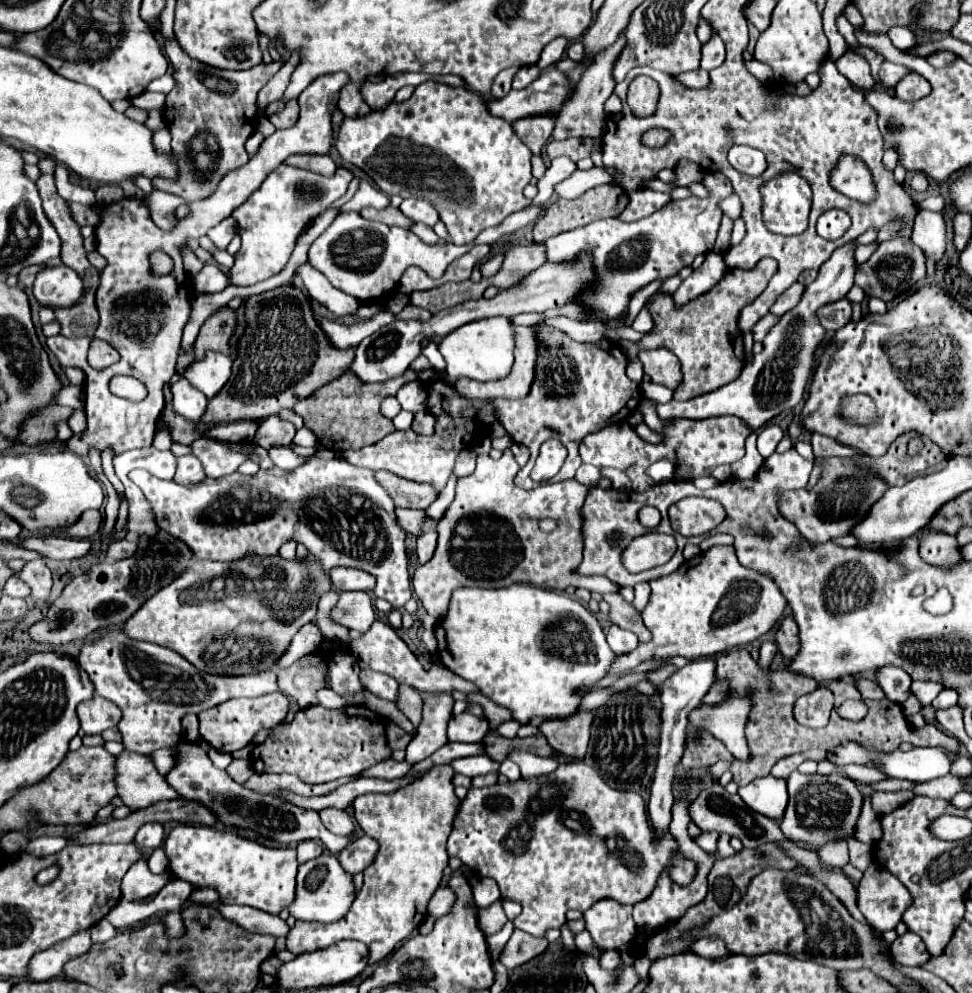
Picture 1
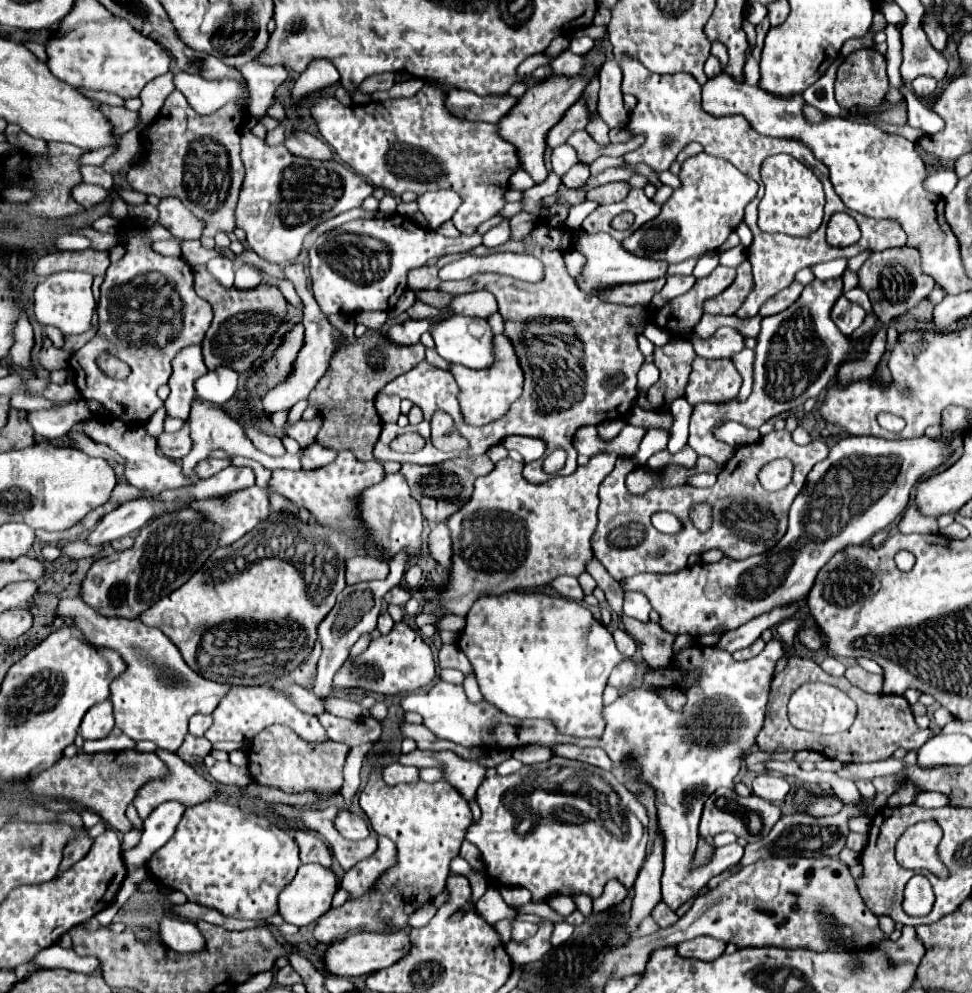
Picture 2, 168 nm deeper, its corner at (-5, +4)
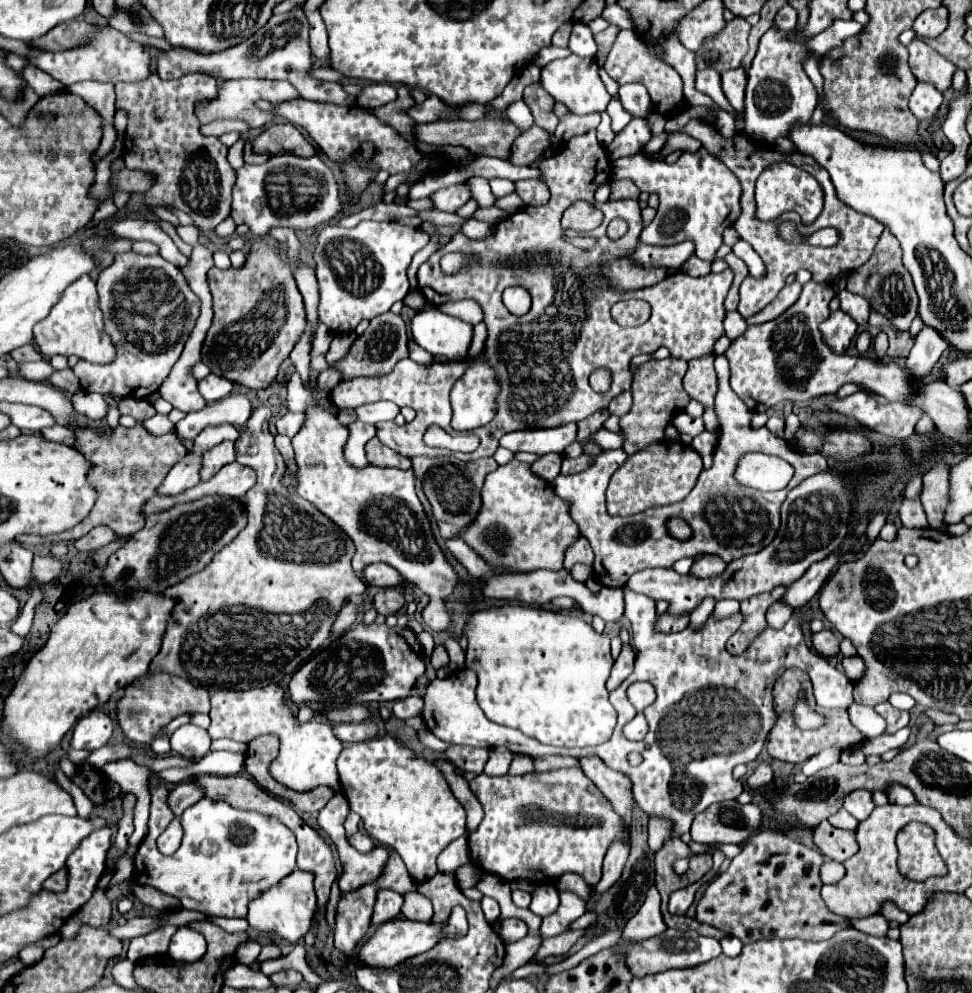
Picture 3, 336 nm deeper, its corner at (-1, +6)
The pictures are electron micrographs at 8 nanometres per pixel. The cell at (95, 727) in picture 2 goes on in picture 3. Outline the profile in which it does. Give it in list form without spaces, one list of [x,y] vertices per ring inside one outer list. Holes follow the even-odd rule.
[[[91,711],[85,717],[81,717],[73,729],[71,747],[73,749],[87,749],[95,751],[109,743],[113,733],[111,719],[101,711]]]

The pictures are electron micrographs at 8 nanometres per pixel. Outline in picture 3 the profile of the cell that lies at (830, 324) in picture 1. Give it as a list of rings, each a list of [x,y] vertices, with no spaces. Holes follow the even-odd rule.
[[[839,309],[819,325],[819,331],[827,347],[831,347],[835,353],[845,353],[851,339],[857,335],[857,323]]]

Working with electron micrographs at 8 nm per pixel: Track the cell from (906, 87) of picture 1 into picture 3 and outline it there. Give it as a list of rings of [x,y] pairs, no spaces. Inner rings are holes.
[[[917,83],[911,99],[909,99],[909,109],[921,123],[931,123],[939,109],[943,105],[943,95],[931,85],[931,83]]]

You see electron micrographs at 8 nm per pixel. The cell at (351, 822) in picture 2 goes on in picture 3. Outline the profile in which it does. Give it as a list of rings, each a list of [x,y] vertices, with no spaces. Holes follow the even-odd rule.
[[[355,833],[353,837],[349,837],[349,843],[351,843],[357,851],[361,851],[361,853],[367,853],[367,851],[373,851],[373,849],[375,849],[373,839],[371,839],[369,835],[363,835],[363,833]]]

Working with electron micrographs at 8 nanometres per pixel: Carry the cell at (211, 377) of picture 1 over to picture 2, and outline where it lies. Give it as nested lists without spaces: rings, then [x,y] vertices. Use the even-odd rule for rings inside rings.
[[[221,365],[219,369],[207,371],[203,377],[195,381],[197,397],[215,405],[225,405],[237,391],[237,379],[237,371],[229,365]]]

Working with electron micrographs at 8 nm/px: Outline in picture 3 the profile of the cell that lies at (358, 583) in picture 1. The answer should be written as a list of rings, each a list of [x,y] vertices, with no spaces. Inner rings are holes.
[[[373,563],[363,571],[363,579],[375,587],[399,587],[405,579],[387,563]]]

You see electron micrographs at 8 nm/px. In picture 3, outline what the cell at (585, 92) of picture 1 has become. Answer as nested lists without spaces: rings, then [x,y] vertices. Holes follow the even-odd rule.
[[[531,127],[529,131],[521,133],[511,149],[509,161],[513,165],[531,165],[535,163],[539,157],[543,157],[545,149],[549,145],[549,135],[547,131],[543,131],[541,127]]]

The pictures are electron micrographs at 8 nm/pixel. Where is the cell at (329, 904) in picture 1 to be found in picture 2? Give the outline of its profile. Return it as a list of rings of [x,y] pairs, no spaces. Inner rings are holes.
[[[315,863],[301,865],[295,879],[279,895],[279,915],[287,923],[293,923],[297,927],[311,925],[315,923],[315,919],[319,919],[323,913],[331,909],[331,901],[337,889],[339,889],[339,877],[335,875],[333,869],[325,869],[323,865],[315,865]]]

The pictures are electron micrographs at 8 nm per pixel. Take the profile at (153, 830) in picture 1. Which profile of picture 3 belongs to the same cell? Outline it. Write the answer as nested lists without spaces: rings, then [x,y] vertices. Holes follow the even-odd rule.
[[[187,779],[183,783],[177,783],[169,793],[169,807],[175,815],[181,815],[187,807],[197,803],[205,795],[203,787],[195,779]]]

